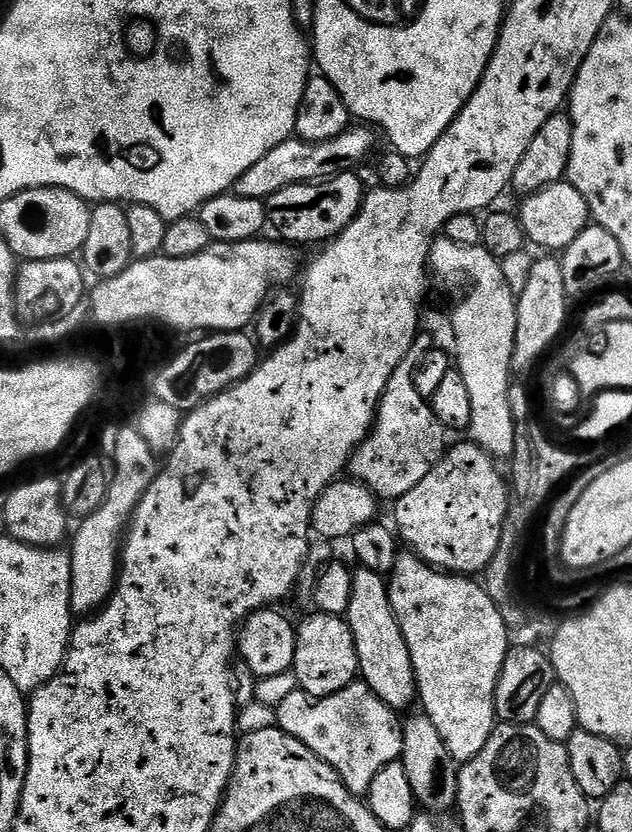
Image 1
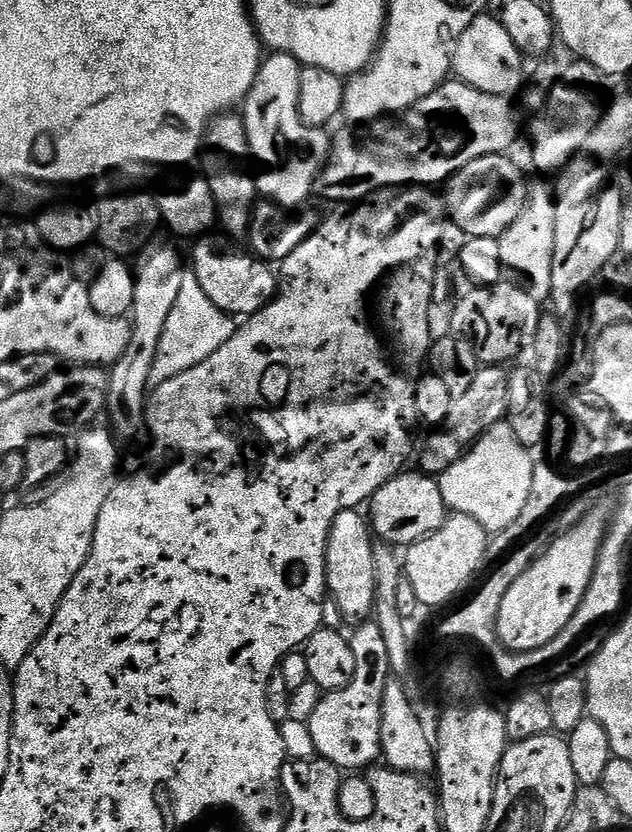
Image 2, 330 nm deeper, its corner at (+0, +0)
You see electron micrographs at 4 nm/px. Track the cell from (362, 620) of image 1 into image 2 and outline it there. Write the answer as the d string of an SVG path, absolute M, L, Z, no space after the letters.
M347 508L338 513L328 532L328 553L324 559L326 588L330 599L338 602L345 625L355 626L365 623L373 615L374 602L374 543L370 524L355 508Z

